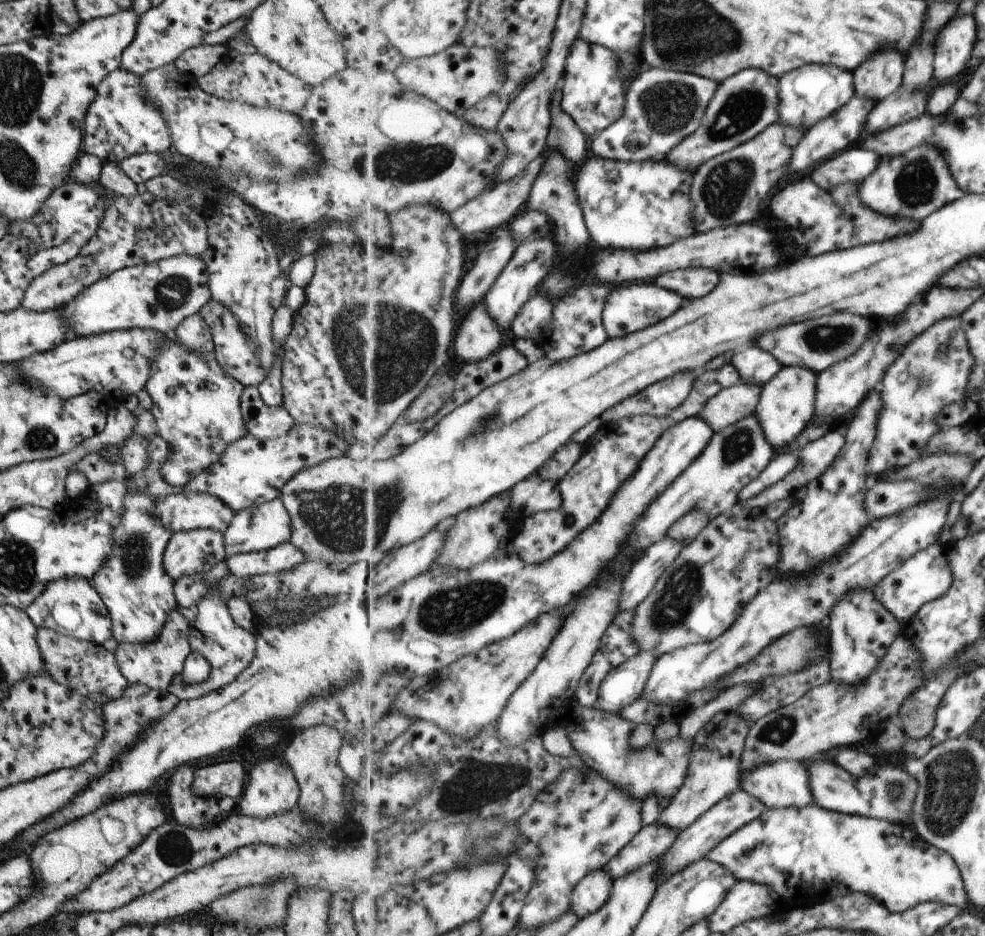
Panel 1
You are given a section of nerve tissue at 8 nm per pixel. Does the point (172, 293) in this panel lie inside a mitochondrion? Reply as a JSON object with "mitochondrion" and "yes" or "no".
{"mitochondrion":"yes"}

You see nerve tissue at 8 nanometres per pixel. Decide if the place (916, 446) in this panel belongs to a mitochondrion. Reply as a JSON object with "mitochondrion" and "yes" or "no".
{"mitochondrion":"no"}

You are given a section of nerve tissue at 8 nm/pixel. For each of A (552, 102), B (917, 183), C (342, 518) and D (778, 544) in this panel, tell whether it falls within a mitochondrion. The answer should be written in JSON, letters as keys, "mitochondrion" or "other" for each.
{"A":"other","B":"mitochondrion","C":"mitochondrion","D":"other"}

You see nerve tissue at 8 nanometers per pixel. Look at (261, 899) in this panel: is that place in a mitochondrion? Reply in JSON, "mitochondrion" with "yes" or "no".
{"mitochondrion":"yes"}

